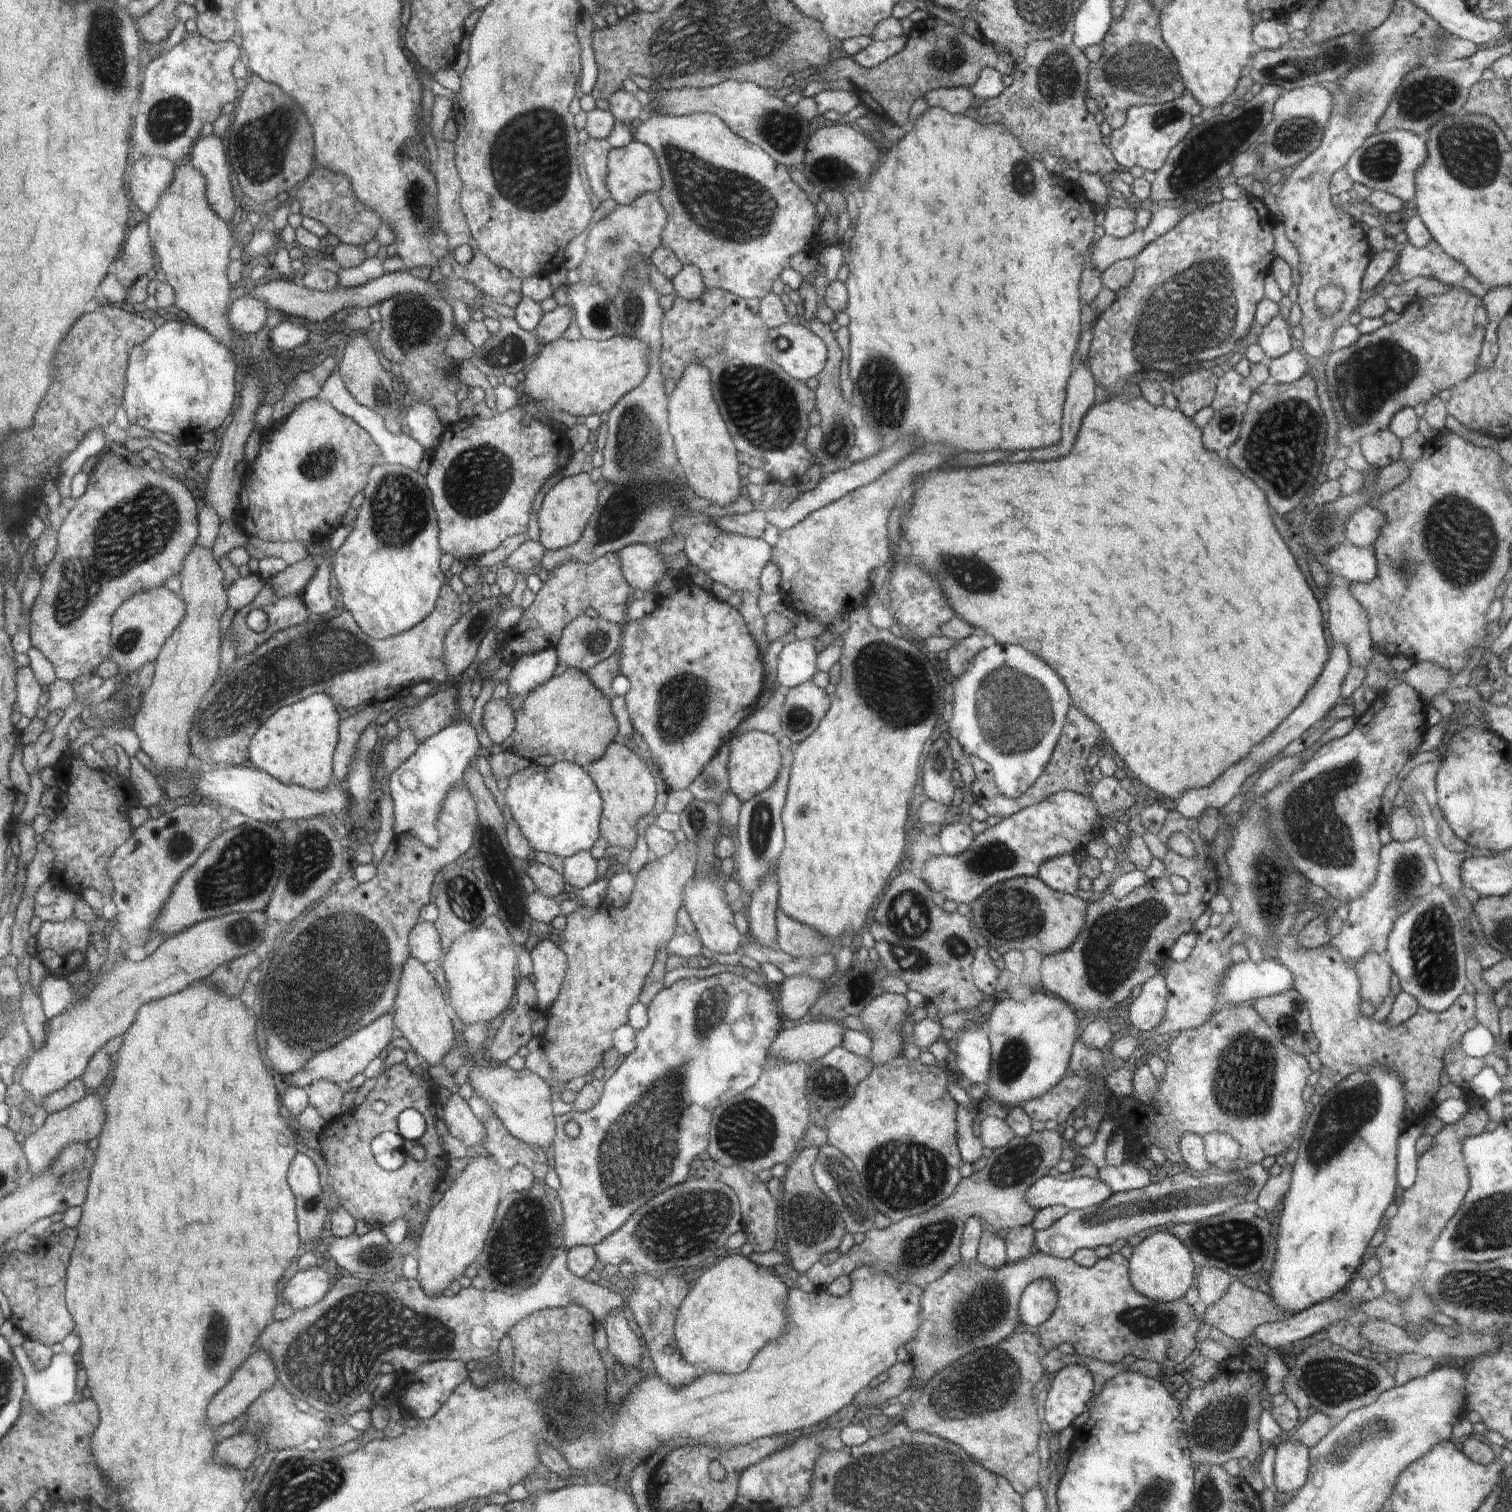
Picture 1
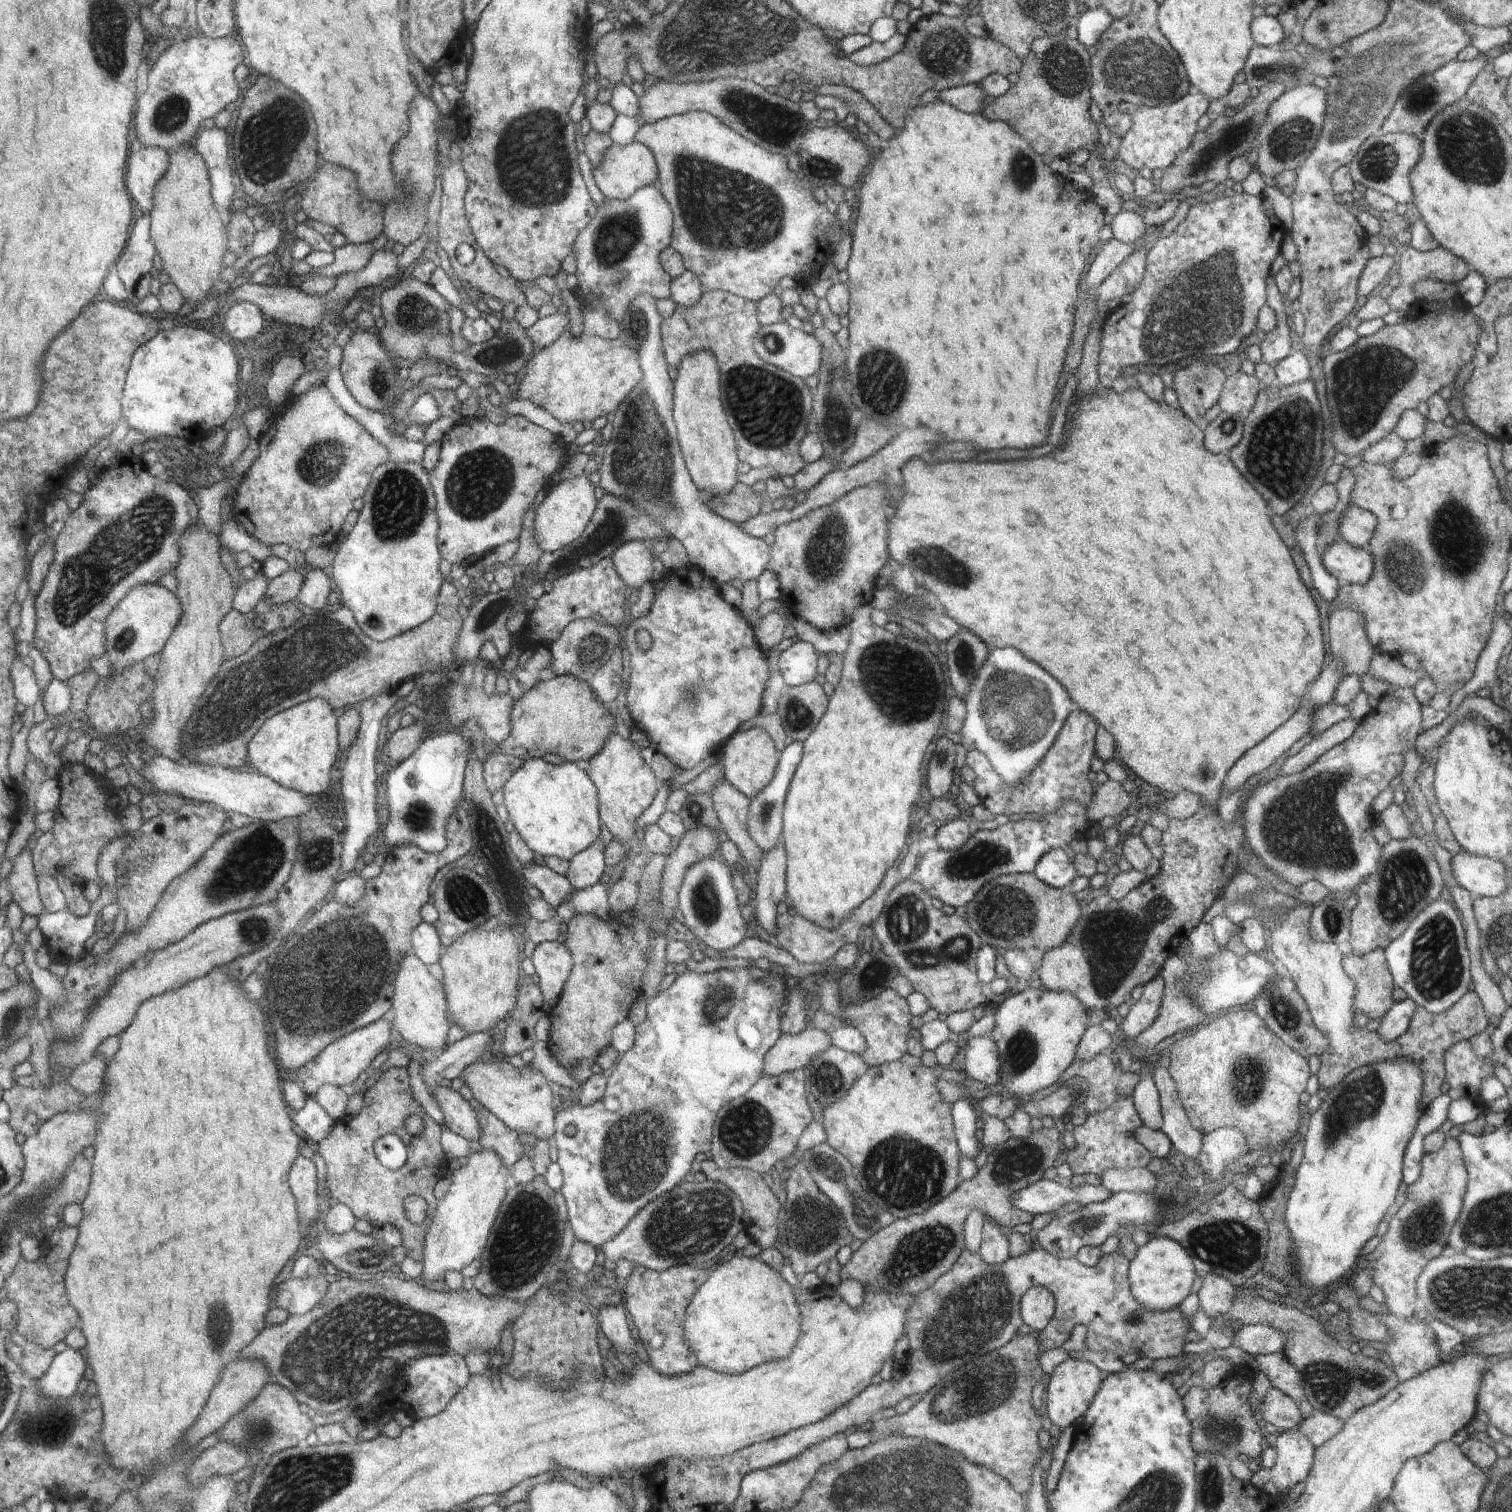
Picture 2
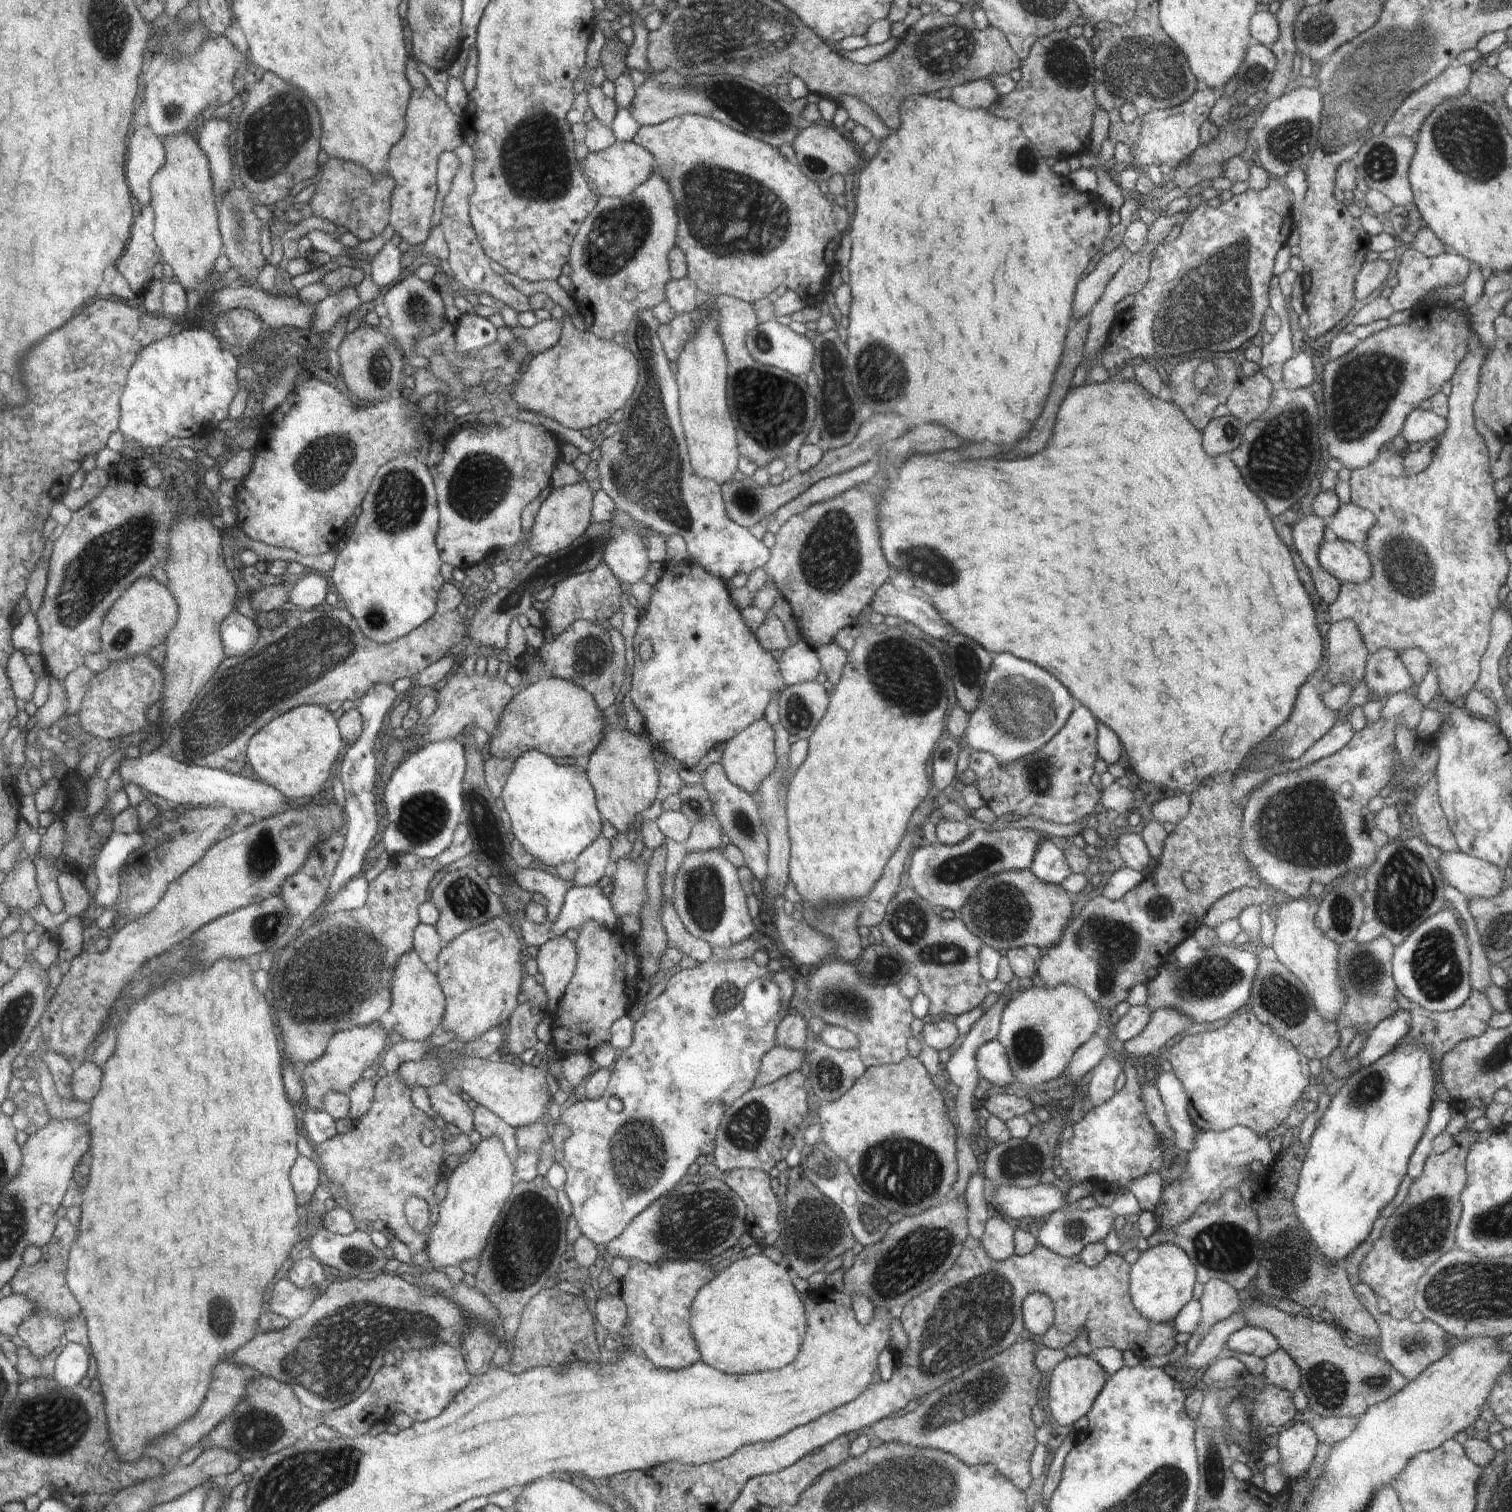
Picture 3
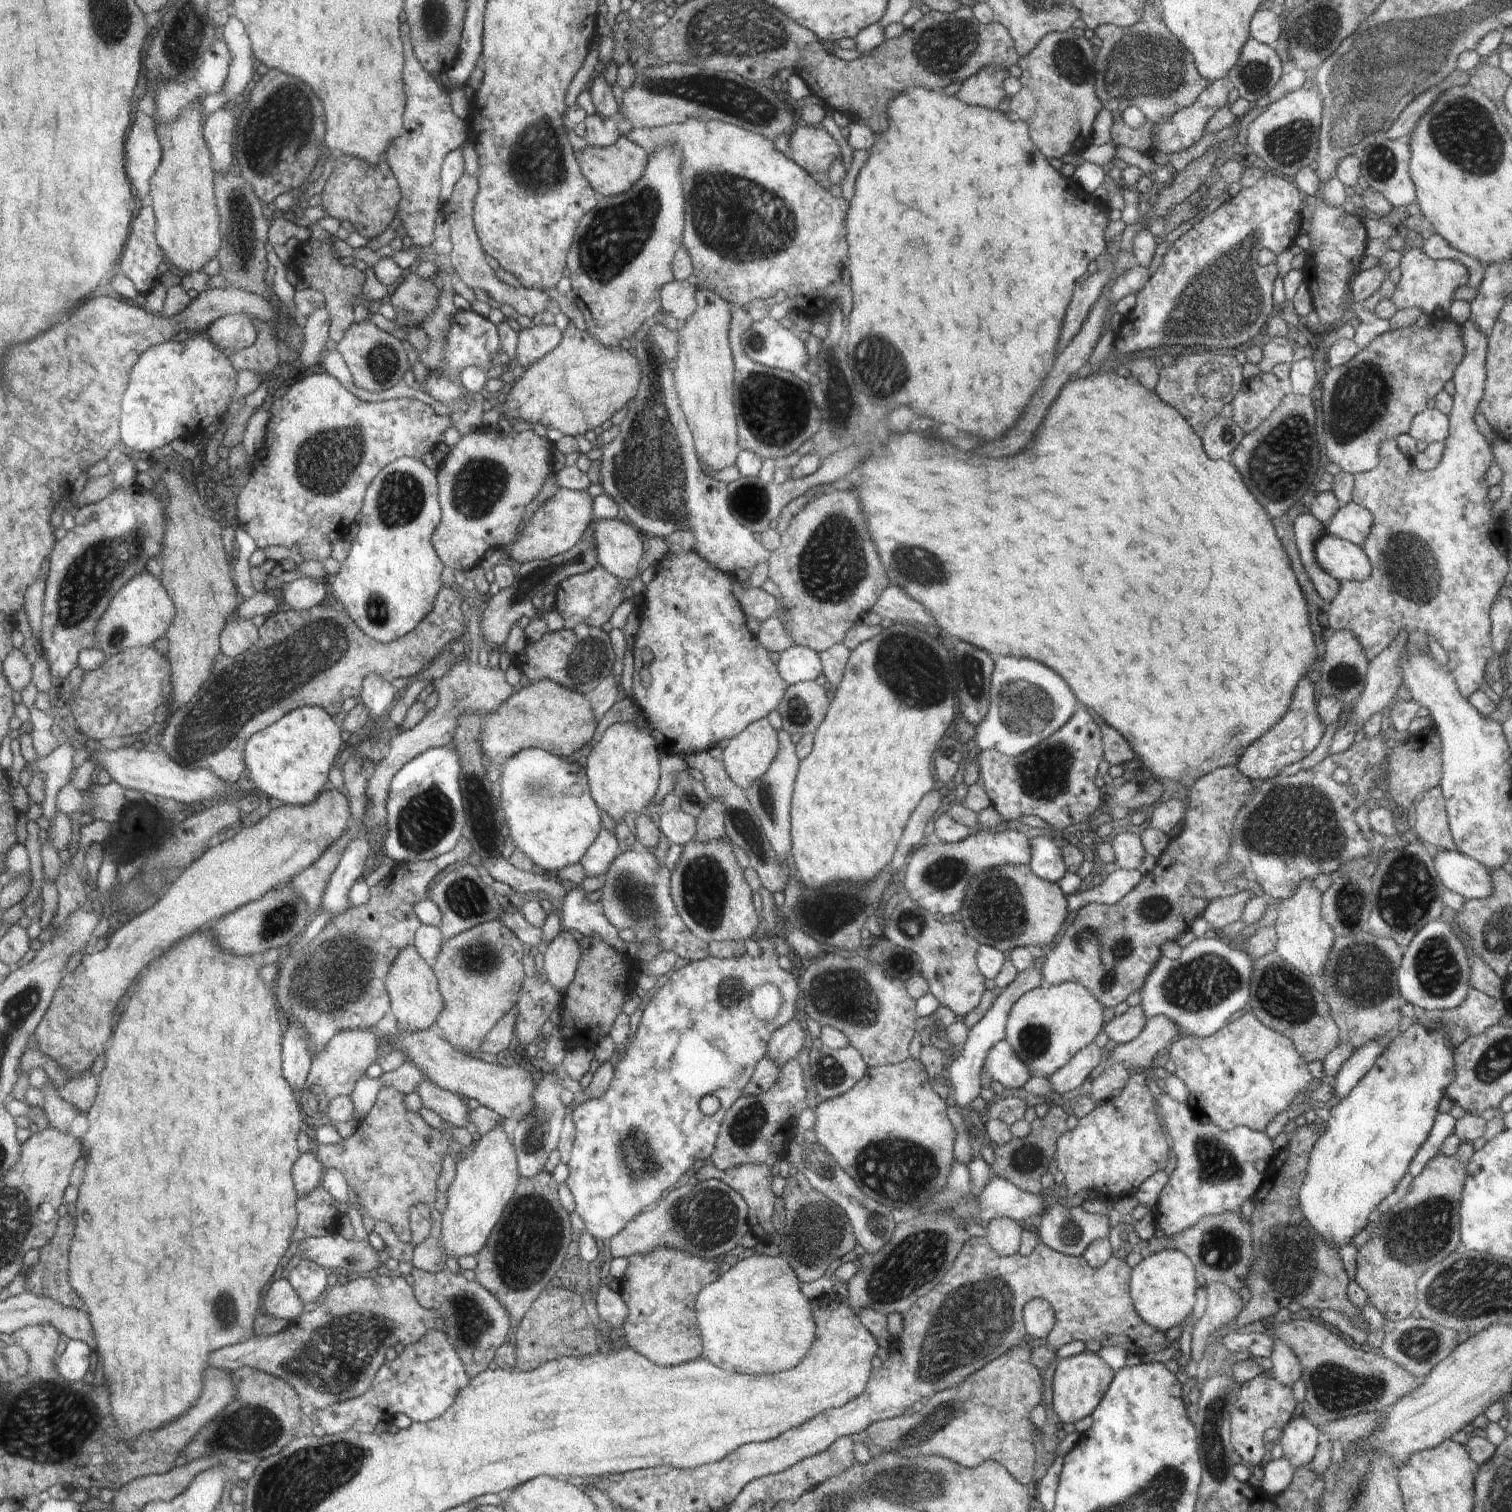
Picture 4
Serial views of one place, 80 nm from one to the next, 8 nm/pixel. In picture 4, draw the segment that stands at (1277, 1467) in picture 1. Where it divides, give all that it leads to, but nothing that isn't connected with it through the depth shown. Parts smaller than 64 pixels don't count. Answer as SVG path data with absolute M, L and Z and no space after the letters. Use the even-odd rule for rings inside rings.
M1298 1413L1283 1428L1278 1443L1284 1450L1283 1457L1294 1468L1302 1468L1302 1466L1308 1466L1314 1458L1316 1446L1321 1439L1318 1426Z

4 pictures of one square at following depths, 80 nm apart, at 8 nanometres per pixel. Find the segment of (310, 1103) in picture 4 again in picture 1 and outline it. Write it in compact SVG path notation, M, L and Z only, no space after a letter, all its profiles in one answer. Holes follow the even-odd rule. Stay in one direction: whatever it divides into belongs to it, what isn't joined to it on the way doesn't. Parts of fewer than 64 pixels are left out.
M392 1012L379 1016L374 1023L368 1024L362 1031L356 1031L354 1035L350 1035L342 1042L329 1046L324 1051L320 1051L310 1062L306 1063L304 1068L286 1076L286 1082L302 1087L305 1090L310 1088L313 1082L320 1079L332 1081L337 1085L339 1082L350 1082L356 1074L363 1073L364 1068L390 1044L392 1034L394 1034L394 1023L395 1020Z

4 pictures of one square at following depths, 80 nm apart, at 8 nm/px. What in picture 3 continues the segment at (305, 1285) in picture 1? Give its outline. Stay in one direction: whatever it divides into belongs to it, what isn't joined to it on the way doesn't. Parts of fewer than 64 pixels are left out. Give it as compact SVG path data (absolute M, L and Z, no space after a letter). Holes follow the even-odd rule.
M280 1280L274 1286L267 1309L288 1318L290 1322L307 1315L317 1297L308 1288L302 1288L290 1280Z

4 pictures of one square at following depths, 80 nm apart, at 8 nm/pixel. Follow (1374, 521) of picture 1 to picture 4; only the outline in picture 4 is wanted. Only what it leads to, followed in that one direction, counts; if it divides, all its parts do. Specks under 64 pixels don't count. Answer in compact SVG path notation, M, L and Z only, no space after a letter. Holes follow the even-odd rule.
M1351 501L1332 516L1327 533L1362 547L1372 524L1372 514L1364 506Z

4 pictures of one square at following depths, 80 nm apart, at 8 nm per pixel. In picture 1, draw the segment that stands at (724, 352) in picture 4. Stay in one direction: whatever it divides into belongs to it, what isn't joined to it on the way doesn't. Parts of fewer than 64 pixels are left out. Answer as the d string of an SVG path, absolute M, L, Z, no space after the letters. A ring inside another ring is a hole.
M700 363L686 368L684 380L680 379L670 396L670 434L674 437L675 449L687 481L696 496L720 505L730 506L738 498L740 476L738 458L732 436L718 412L718 406L710 392L710 372Z

